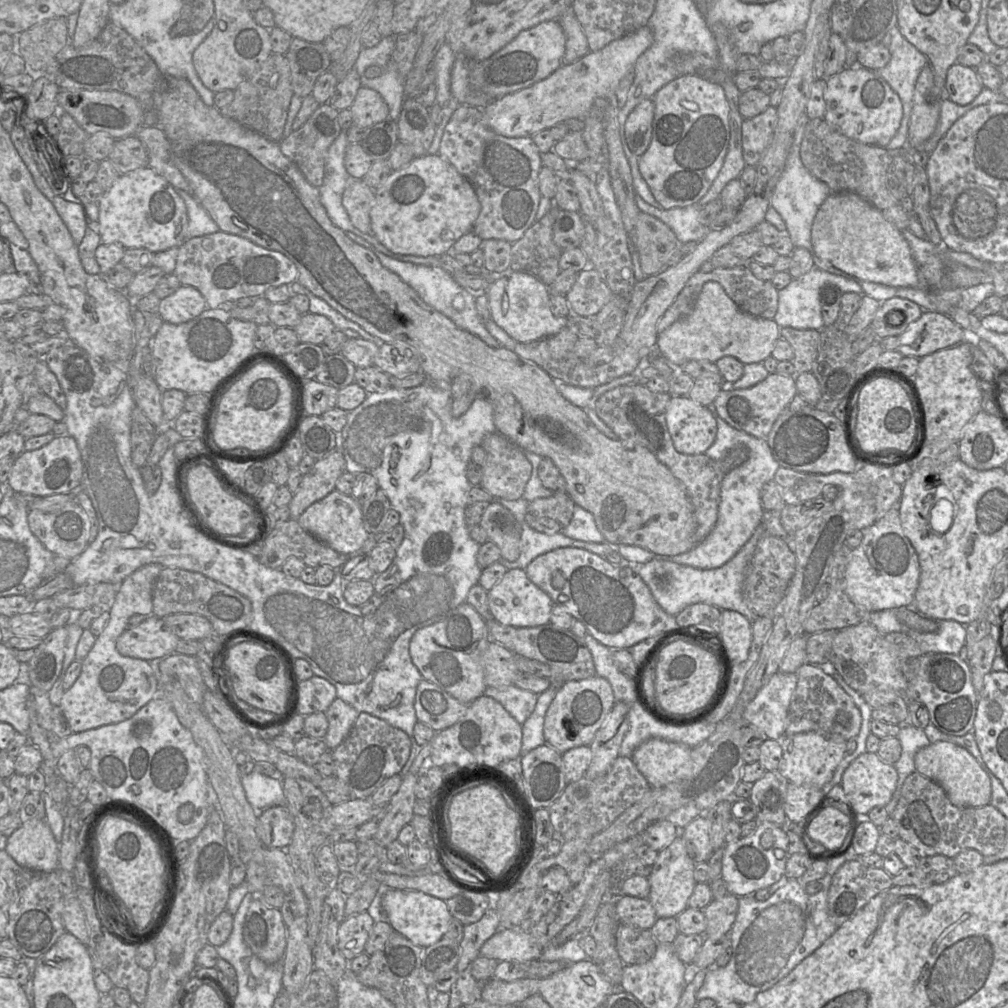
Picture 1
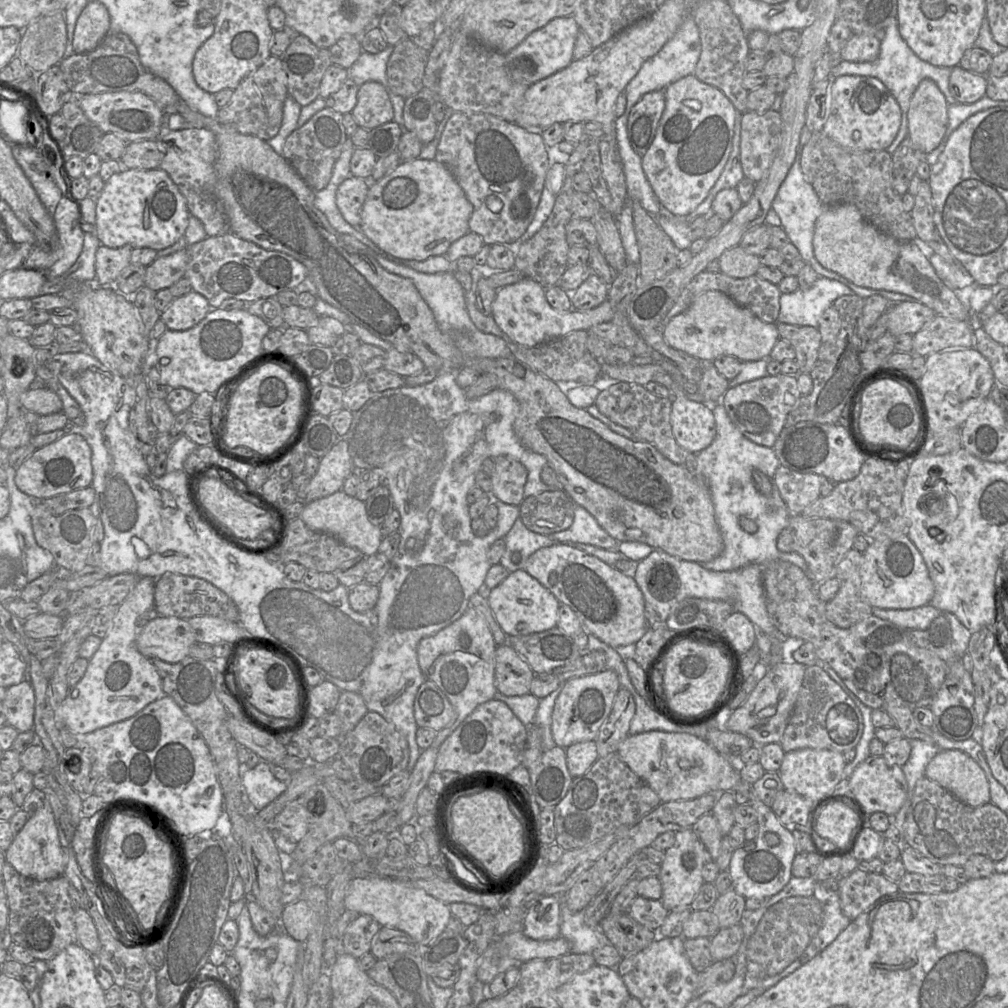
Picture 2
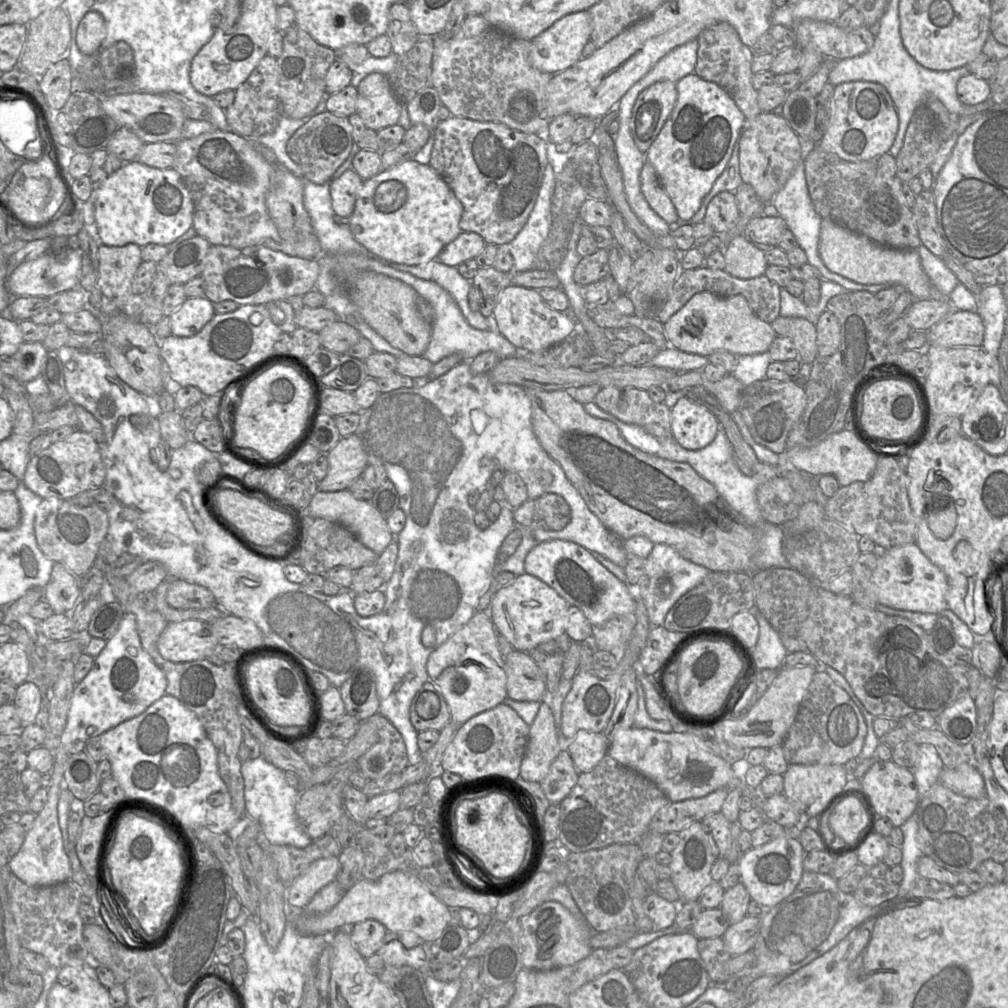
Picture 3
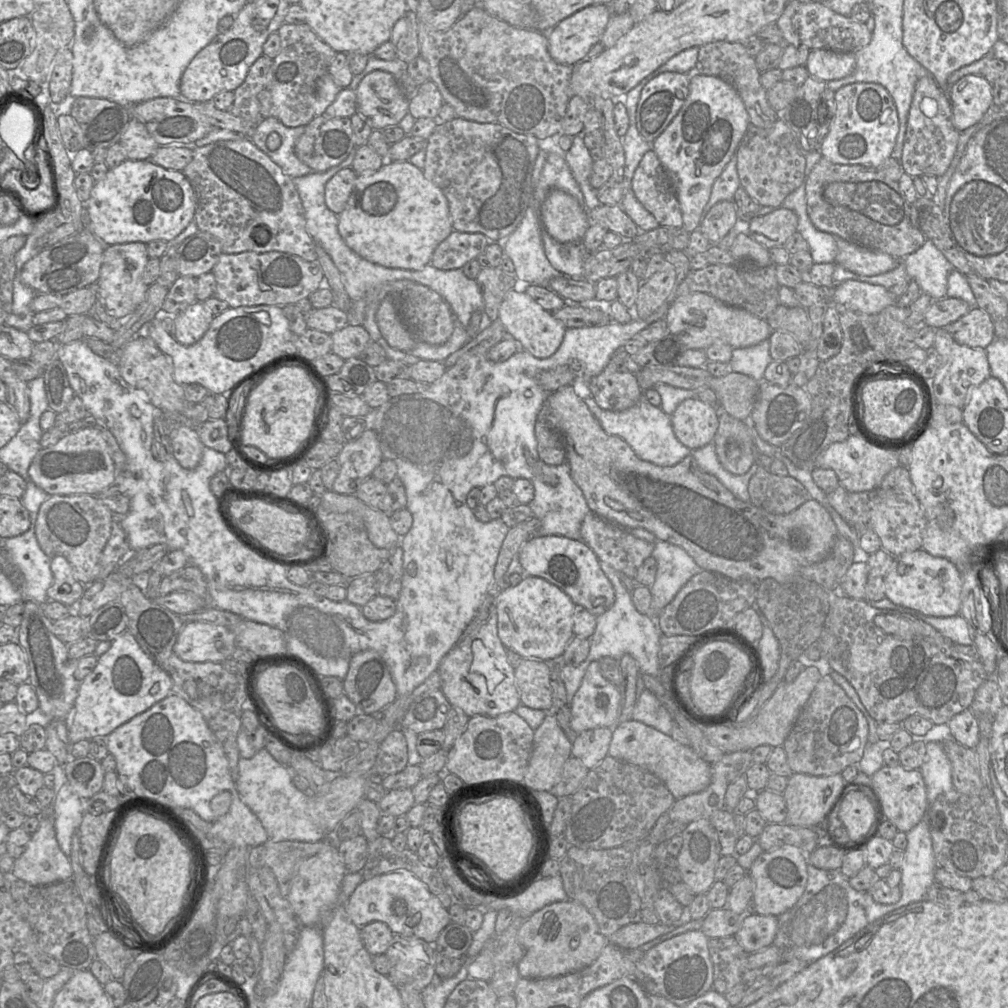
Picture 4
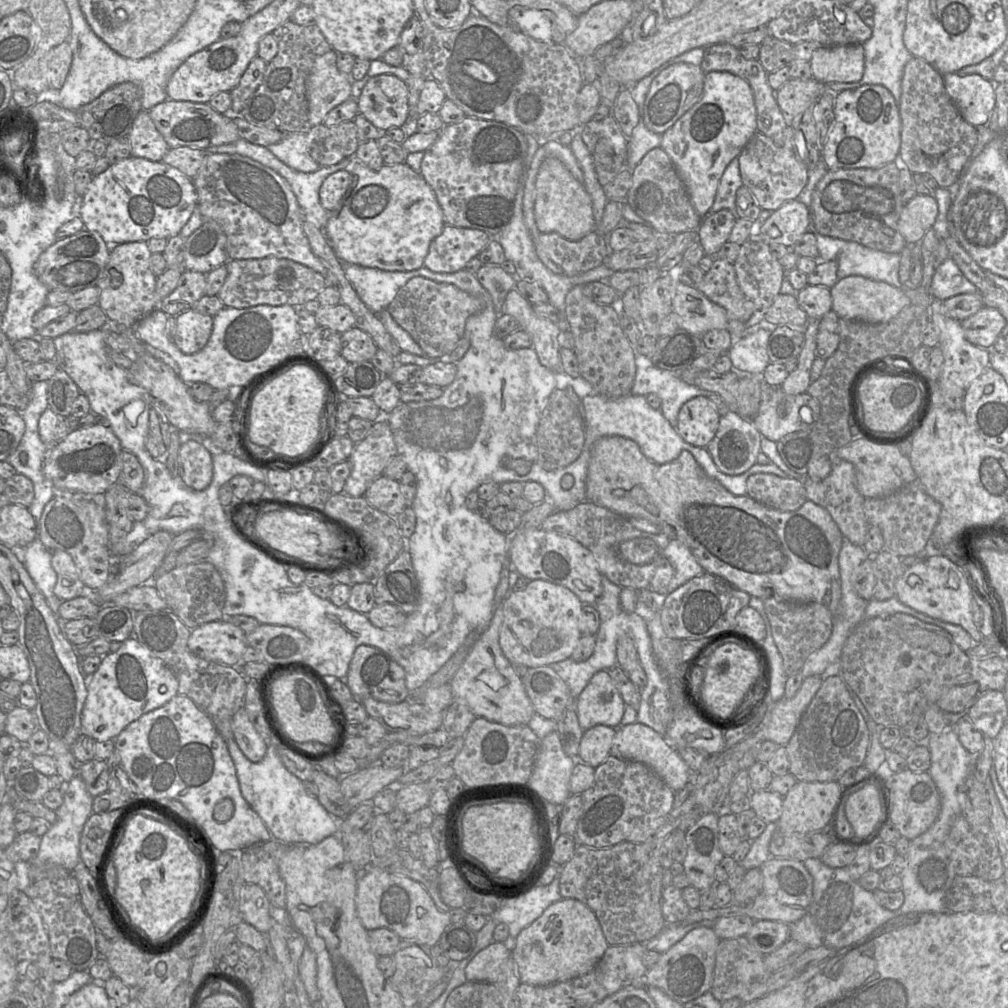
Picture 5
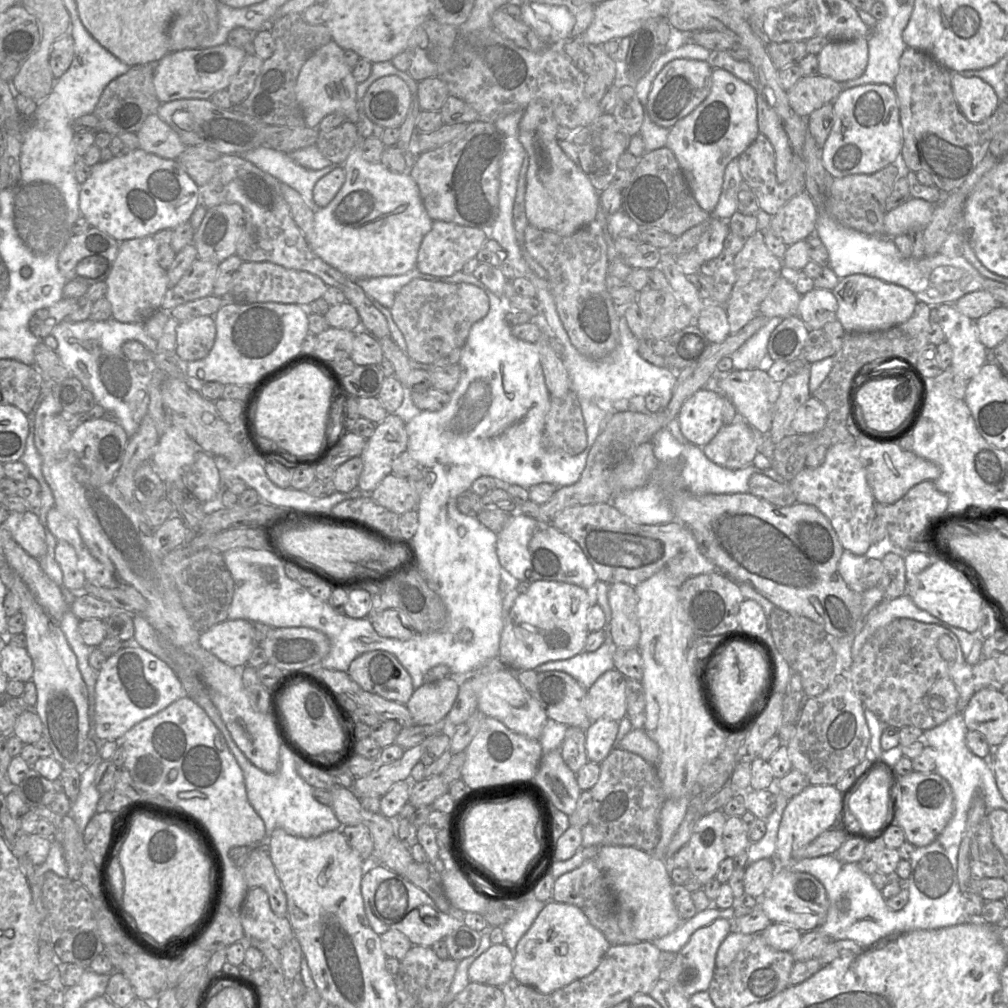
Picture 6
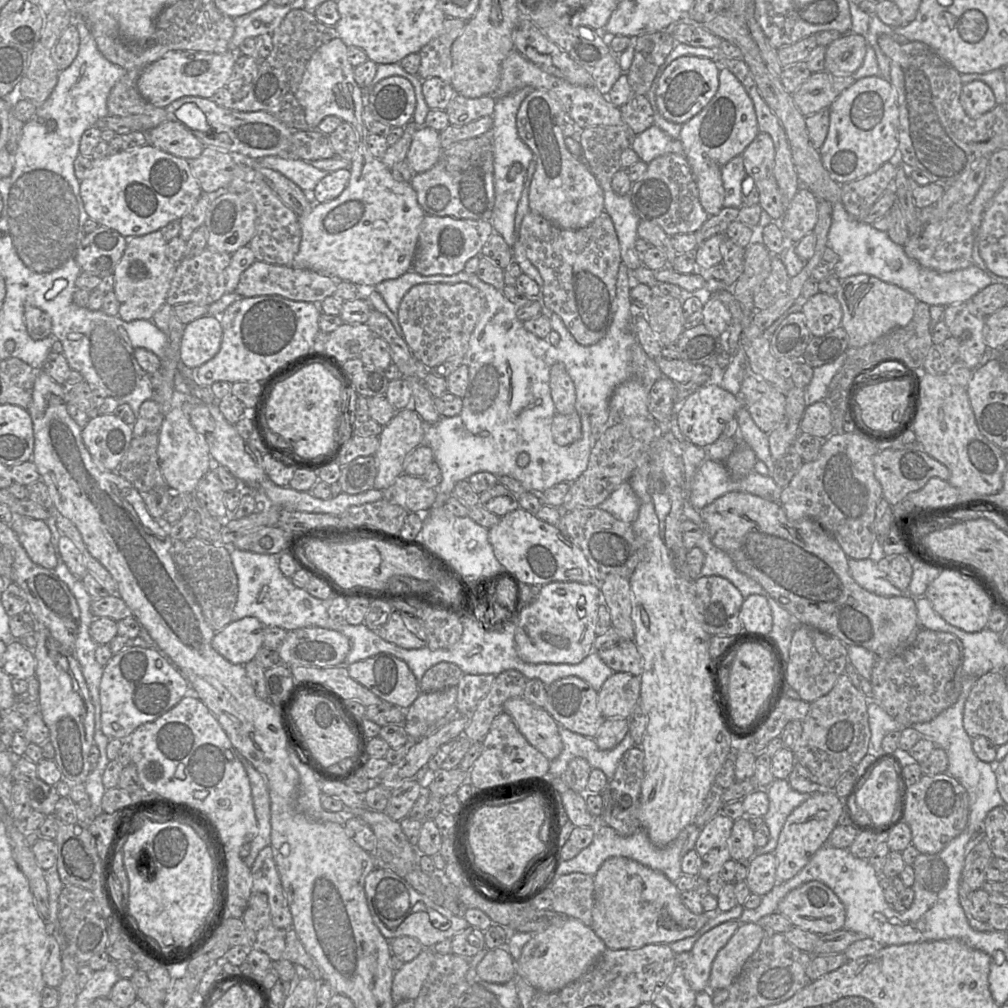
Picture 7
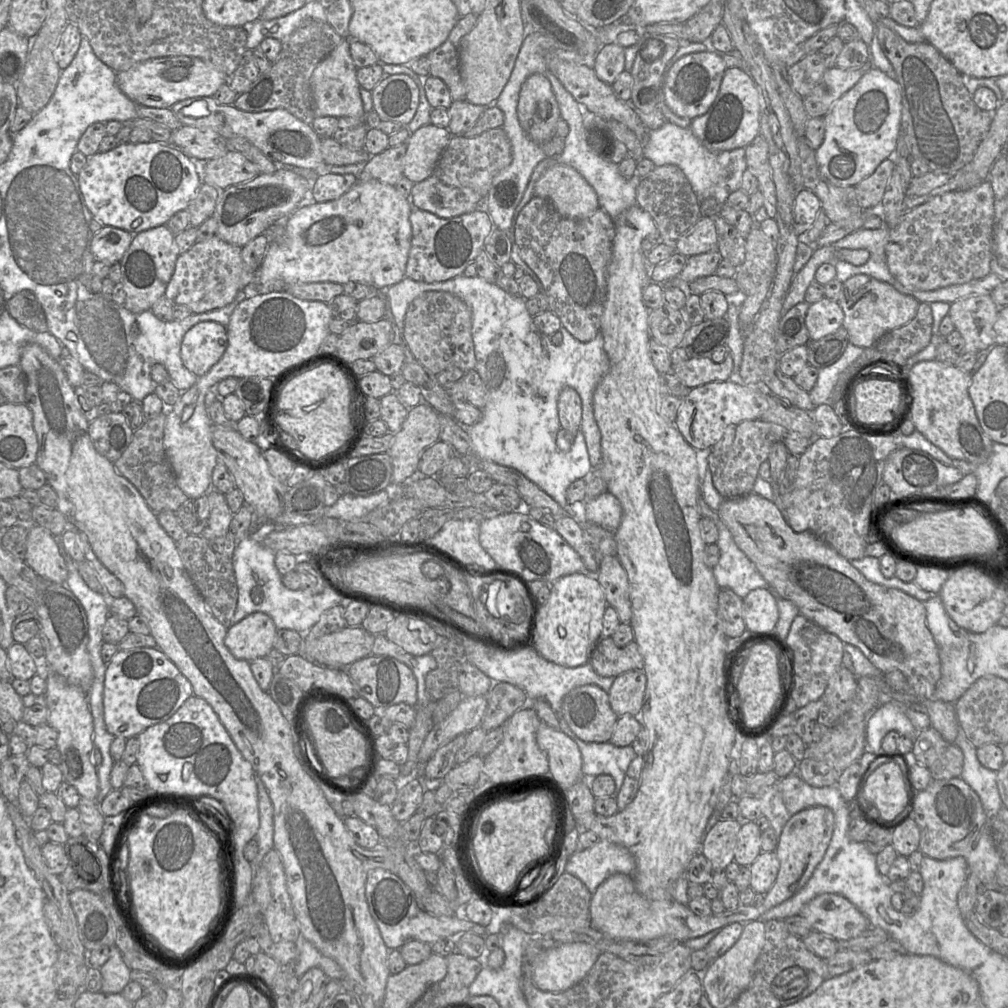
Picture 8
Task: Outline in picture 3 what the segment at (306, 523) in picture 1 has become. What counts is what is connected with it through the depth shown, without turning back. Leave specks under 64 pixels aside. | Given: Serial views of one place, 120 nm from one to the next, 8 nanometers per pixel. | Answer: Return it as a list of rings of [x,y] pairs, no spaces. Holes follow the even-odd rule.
[[[348,489],[339,491],[317,491],[309,506],[301,511],[303,516],[324,518],[338,522],[349,529],[361,543],[380,555],[395,540],[385,519],[368,500],[355,498]]]

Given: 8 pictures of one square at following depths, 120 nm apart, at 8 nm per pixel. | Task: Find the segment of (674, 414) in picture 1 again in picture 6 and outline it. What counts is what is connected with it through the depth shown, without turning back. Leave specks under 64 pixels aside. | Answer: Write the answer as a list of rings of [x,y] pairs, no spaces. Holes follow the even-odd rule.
[[[705,388],[684,402],[677,419],[689,443],[703,447],[716,436],[724,425],[723,404],[723,394]]]

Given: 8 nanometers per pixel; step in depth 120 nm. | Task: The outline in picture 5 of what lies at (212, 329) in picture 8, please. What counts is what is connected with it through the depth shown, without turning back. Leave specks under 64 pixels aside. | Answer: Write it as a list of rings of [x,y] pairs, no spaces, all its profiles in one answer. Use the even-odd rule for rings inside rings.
[[[193,308],[188,309],[176,316],[176,331],[172,341],[181,352],[194,354],[206,345],[212,329],[212,316],[201,314]]]

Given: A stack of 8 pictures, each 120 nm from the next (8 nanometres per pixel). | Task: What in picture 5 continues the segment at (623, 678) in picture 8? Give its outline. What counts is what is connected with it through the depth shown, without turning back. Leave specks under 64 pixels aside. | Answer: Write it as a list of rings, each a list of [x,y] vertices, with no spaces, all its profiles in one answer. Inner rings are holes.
[[[609,670],[598,671],[575,700],[578,722],[584,731],[596,725],[618,728],[625,706]]]

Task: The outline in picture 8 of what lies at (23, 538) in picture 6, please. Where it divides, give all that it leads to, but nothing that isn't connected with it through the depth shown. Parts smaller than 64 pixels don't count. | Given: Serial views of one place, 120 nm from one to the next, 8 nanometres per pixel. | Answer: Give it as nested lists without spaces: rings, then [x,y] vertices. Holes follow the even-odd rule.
[[[28,525],[25,562],[42,579],[65,584],[68,569],[59,552],[56,537],[45,527]]]

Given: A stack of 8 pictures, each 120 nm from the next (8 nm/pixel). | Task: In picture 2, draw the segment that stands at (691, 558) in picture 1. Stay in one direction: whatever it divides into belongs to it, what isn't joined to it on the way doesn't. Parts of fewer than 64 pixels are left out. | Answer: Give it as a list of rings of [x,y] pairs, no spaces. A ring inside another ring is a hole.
[[[721,402],[712,404],[712,412],[716,422],[716,435],[707,448],[696,454],[696,461],[710,490],[724,549],[713,560],[700,564],[708,570],[722,572],[738,570],[749,564],[782,560],[795,564],[807,573],[807,563],[800,554],[781,552],[777,548],[778,536],[790,519],[790,512],[780,497],[779,490],[764,496],[756,490],[751,481],[754,469],[760,470],[770,479],[774,477],[780,466],[774,450],[746,438],[733,424]],[[742,516],[752,519],[757,524],[755,533],[748,533],[742,529],[739,524]]]

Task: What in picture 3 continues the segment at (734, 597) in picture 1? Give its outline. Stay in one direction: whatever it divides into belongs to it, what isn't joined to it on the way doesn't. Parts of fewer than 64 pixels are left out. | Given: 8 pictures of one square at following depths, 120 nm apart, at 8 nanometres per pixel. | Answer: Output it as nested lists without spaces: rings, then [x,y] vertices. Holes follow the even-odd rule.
[[[654,544],[646,558],[644,574],[632,587],[647,609],[649,621],[653,626],[662,626],[667,613],[673,605],[688,591],[703,582],[711,571],[682,557],[673,547],[667,544]]]

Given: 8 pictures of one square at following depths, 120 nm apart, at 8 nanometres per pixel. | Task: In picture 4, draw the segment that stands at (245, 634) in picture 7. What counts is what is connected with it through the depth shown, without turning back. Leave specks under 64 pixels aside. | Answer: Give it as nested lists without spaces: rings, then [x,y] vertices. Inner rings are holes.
[[[187,622],[173,646],[174,653],[186,662],[222,663],[236,648],[231,629],[208,622]]]

